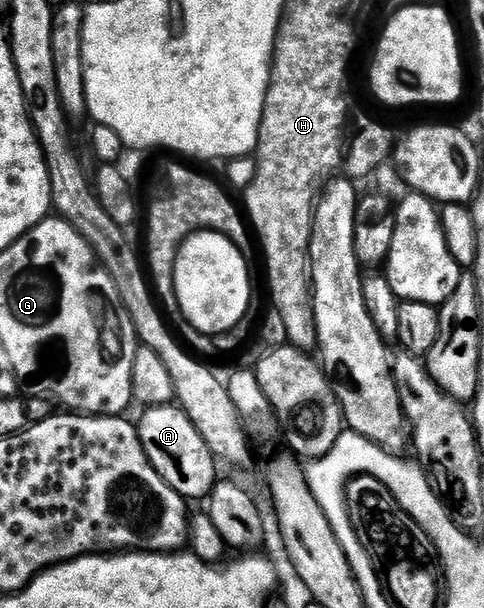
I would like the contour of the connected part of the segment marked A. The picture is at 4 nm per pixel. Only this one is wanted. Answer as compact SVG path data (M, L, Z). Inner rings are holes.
M176 404L150 406L143 413L138 429L142 448L154 472L158 472L158 476L162 476L162 480L166 480L166 484L170 484L170 488L174 488L174 492L181 494L185 500L207 499L218 481L218 459L210 452L206 440L202 440L198 428L194 428L186 412Z

